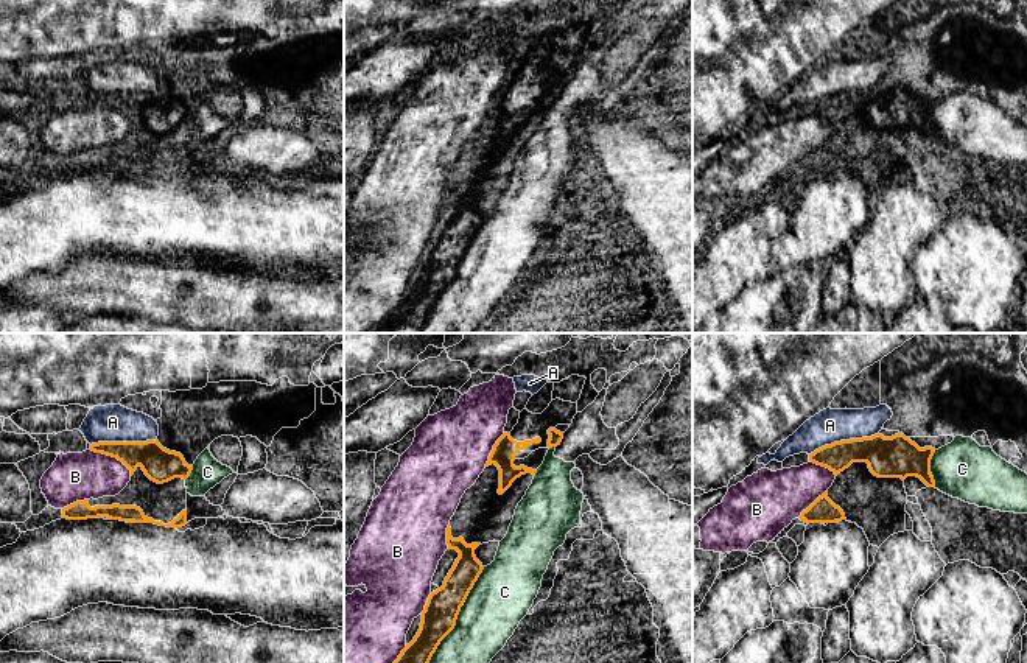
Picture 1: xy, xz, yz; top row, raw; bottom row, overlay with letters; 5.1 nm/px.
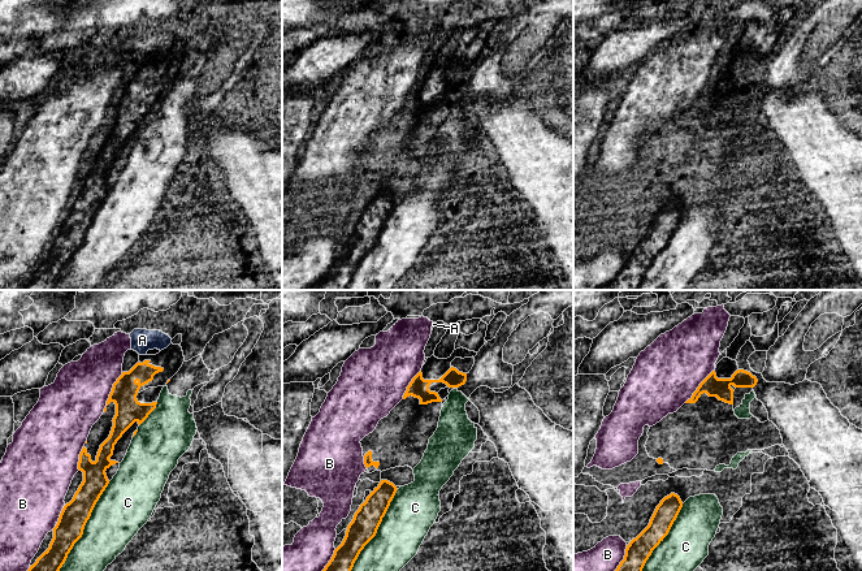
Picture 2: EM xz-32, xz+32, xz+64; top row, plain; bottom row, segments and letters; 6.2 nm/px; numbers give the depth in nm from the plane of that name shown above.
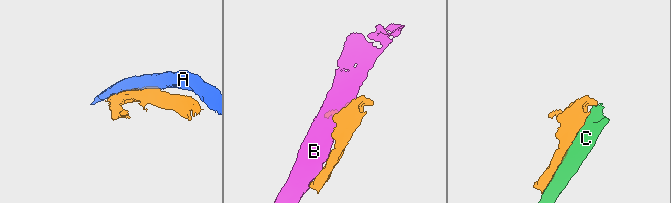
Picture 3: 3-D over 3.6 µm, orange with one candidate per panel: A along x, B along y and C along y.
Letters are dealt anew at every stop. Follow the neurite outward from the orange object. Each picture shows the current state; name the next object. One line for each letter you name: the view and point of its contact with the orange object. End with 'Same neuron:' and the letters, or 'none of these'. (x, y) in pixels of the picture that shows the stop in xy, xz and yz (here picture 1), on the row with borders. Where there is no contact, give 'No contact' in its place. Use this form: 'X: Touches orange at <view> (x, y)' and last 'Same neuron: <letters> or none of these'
Same neuron: none of these

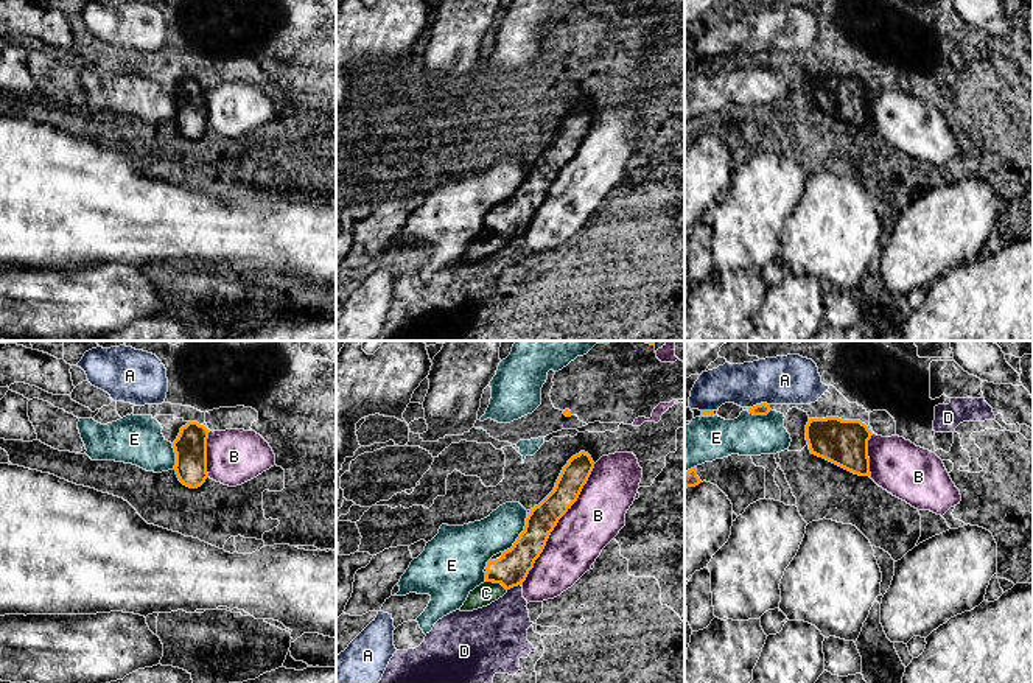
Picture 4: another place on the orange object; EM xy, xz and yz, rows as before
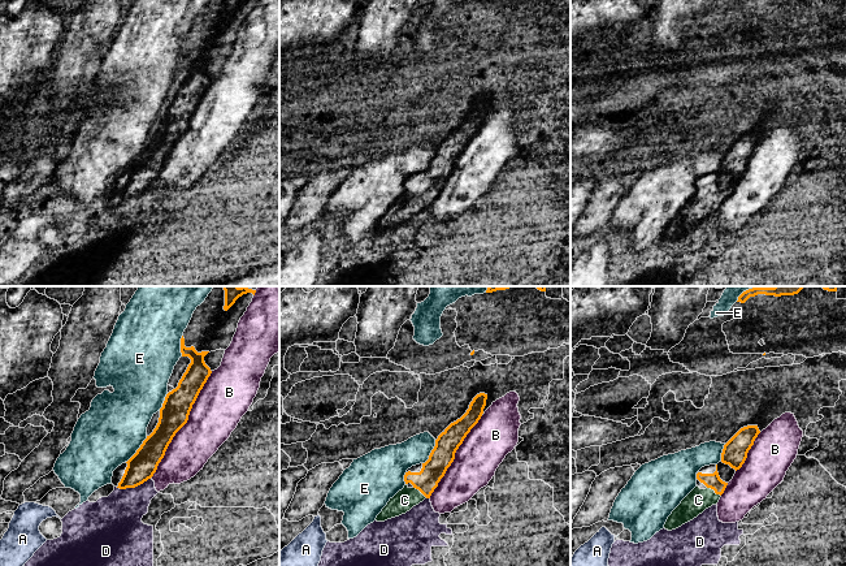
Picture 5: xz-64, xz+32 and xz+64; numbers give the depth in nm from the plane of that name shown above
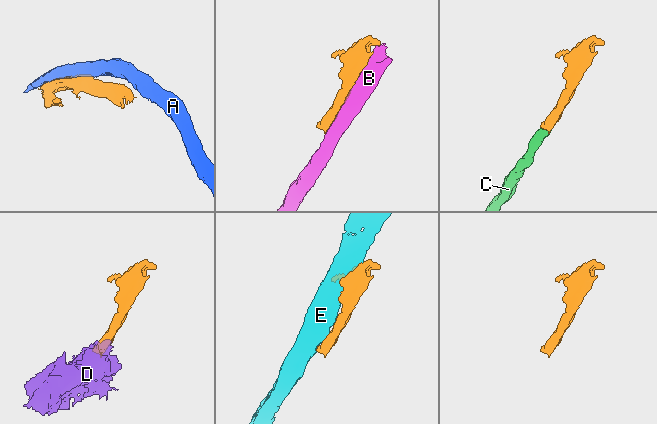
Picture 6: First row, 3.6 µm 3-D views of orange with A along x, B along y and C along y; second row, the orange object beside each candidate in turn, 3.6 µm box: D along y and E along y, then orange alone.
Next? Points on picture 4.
C: Touches orange at xz (497, 582)
Same neuron: C

